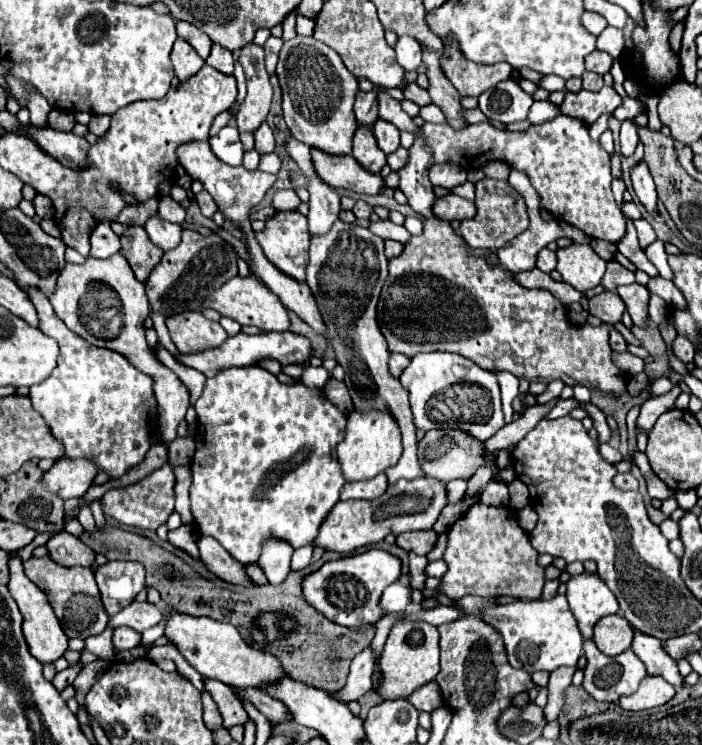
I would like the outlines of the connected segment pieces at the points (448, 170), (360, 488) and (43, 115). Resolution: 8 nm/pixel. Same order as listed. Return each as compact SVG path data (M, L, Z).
M438 163L438 165L430 167L428 177L430 177L432 185L454 189L466 181L466 171L456 163Z
M380 473L374 479L366 479L366 481L354 481L354 483L346 483L342 489L340 499L348 501L348 499L378 499L388 487L386 475Z
M30 89L28 111L30 111L30 125L40 127L40 129L48 127L48 113L52 111L52 107L36 89Z

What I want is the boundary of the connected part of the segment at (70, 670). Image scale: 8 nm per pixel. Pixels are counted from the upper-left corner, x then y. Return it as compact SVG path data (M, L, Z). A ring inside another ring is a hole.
M78 664L70 665L68 668L58 672L55 675L54 679L52 680L52 684L58 691L61 692L74 682L74 679L77 677L80 671L81 667Z

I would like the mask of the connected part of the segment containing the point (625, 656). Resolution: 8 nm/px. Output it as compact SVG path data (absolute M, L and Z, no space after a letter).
M592 641L584 643L584 655L588 659L588 665L584 669L584 681L582 687L586 689L586 693L594 699L594 701L608 701L608 703L616 703L620 697L624 695L632 695L640 681L646 677L644 671L644 663L640 663L640 659L636 657L636 653L632 649L616 655L616 657L608 657L604 653L600 653Z

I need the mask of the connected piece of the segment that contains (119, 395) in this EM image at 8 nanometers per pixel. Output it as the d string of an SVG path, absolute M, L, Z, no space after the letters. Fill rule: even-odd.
M30 287L26 293L38 311L40 329L54 337L60 347L58 367L48 379L30 387L34 409L44 417L52 435L64 443L64 457L90 457L110 477L124 475L144 459L150 449L150 437L158 427L152 379L132 367L120 353L92 347L72 335L52 315L52 305L40 289Z

